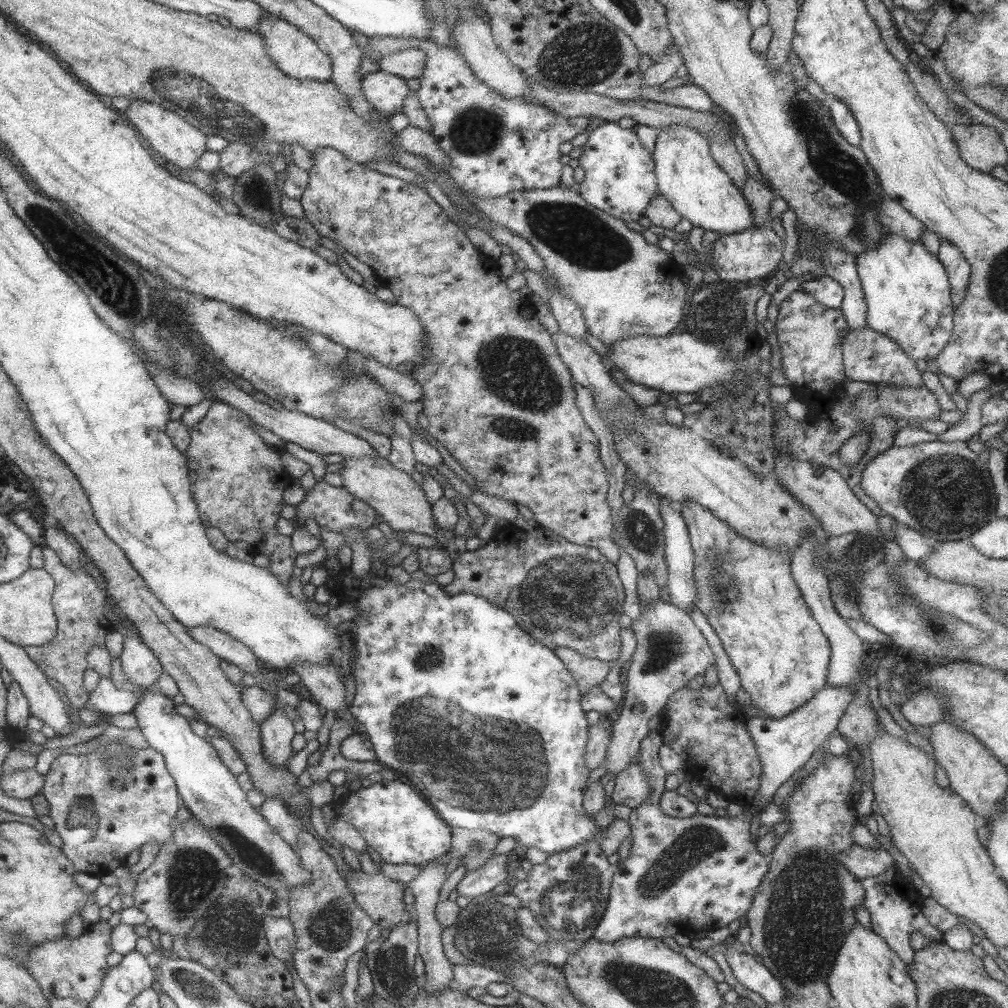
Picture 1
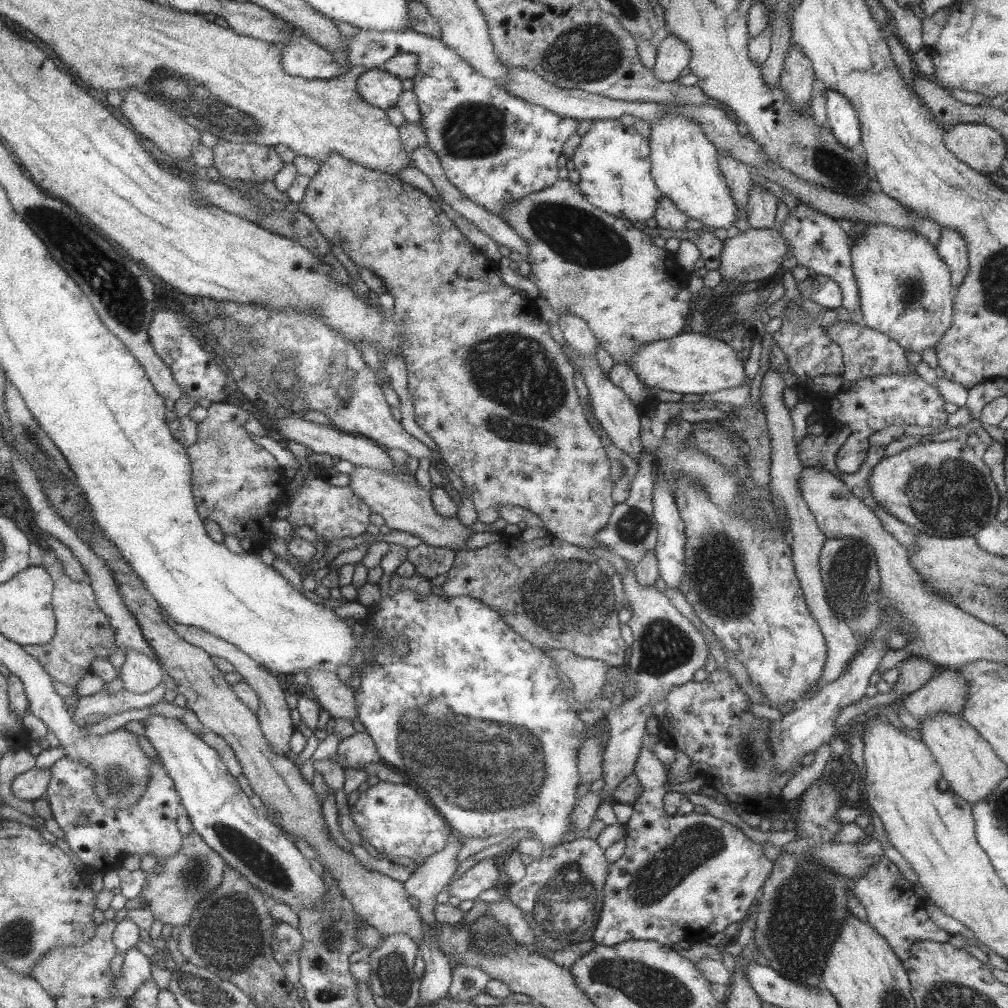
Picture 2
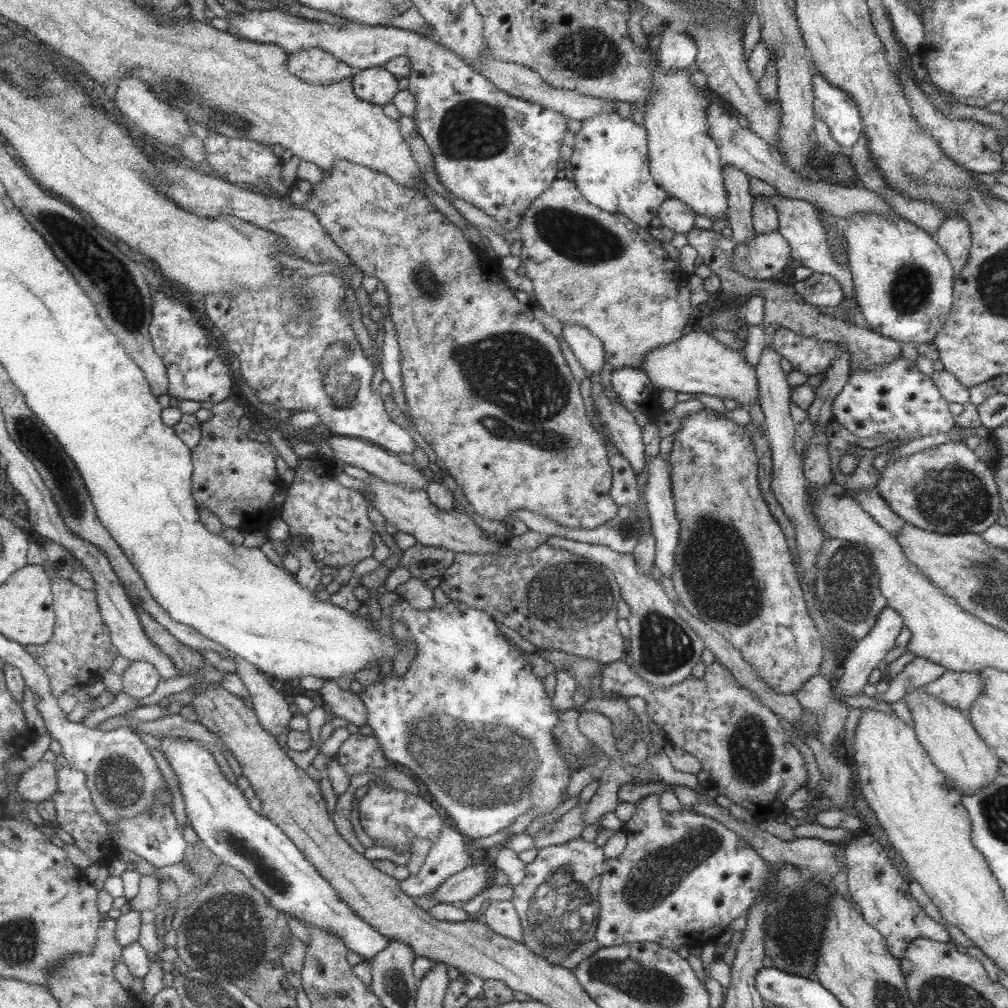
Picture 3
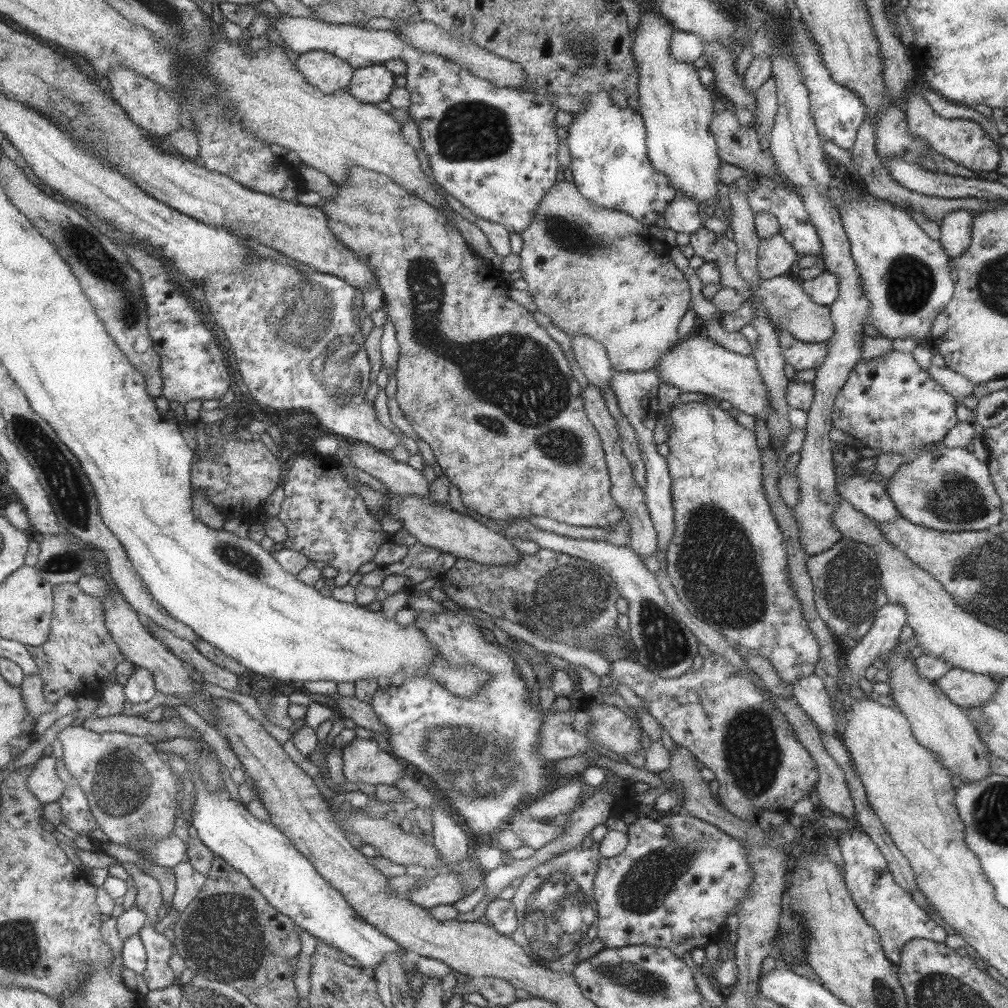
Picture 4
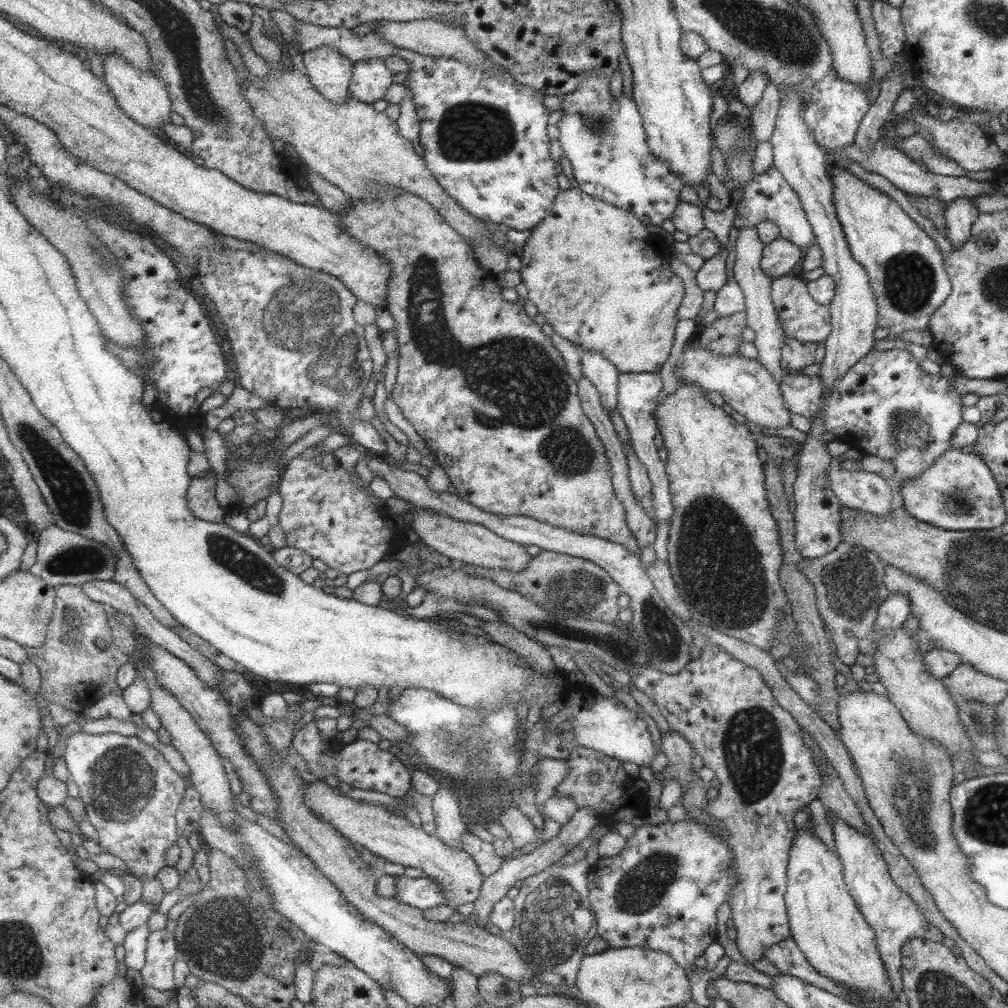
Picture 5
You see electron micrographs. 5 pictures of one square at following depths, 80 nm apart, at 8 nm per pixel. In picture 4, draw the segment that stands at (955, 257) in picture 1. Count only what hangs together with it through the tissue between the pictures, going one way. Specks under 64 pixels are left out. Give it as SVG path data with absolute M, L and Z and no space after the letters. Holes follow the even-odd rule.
M953 210L938 221L939 242L951 260L968 248L972 219L973 214L969 210Z

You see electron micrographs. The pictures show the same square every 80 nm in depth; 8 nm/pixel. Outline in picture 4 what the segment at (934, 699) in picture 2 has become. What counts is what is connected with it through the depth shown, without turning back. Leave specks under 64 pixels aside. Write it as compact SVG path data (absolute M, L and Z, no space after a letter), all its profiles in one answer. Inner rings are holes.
M961 668L950 669L943 677L933 681L941 694L945 694L949 702L963 710L981 707L995 695L998 682L981 674L971 674Z

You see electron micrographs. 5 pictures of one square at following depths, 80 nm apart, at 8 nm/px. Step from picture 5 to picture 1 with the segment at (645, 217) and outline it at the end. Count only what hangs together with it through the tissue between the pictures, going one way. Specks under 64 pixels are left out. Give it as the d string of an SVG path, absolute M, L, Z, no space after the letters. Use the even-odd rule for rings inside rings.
M606 121L588 133L577 161L579 167L585 170L578 191L580 198L589 206L594 206L613 218L624 222L637 222L644 216L649 202L658 192L652 156L641 146L631 128L621 128L617 122Z

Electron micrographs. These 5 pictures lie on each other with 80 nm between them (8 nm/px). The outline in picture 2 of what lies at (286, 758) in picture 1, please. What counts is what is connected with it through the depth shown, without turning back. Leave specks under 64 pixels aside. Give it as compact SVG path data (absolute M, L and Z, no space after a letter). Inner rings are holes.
M165 609L162 610L164 617L168 620L169 625L175 629L177 635L183 637L187 643L200 647L205 650L205 653L212 656L219 656L225 658L228 662L231 662L236 669L236 677L243 680L245 683L250 684L251 688L255 690L261 697L259 702L259 712L257 712L262 724L262 729L272 744L272 747L281 754L284 754L290 750L290 742L293 733L296 731L296 726L293 725L293 718L291 718L291 708L287 704L287 696L283 691L282 686L279 683L277 676L269 672L266 668L261 667L259 663L251 659L249 655L235 645L222 640L221 638L207 632L201 628L196 628L189 625L179 624Z

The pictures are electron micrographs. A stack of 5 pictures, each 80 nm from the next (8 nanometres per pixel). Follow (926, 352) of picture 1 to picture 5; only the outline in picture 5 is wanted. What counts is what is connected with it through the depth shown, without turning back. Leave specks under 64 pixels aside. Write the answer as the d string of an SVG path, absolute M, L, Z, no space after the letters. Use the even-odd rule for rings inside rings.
M832 161L829 165L829 181L832 185L835 215L852 259L866 270L869 288L877 305L879 328L887 328L889 334L894 335L905 330L925 328L933 312L944 304L952 292L952 282L944 269L945 255L893 200Z

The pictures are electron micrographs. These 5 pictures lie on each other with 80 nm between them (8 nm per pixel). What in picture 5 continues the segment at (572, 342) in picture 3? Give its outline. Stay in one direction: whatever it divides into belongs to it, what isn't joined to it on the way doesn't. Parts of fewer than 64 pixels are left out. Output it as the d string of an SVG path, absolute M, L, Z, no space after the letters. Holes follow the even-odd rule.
M579 350L580 370L582 376L587 378L596 388L600 405L607 415L616 409L619 400L620 371L616 366L593 350Z

